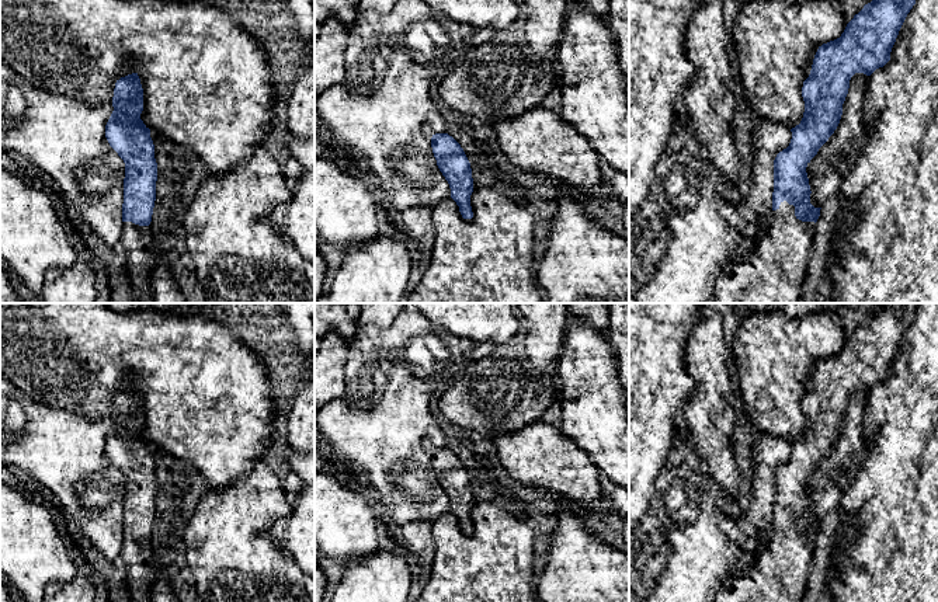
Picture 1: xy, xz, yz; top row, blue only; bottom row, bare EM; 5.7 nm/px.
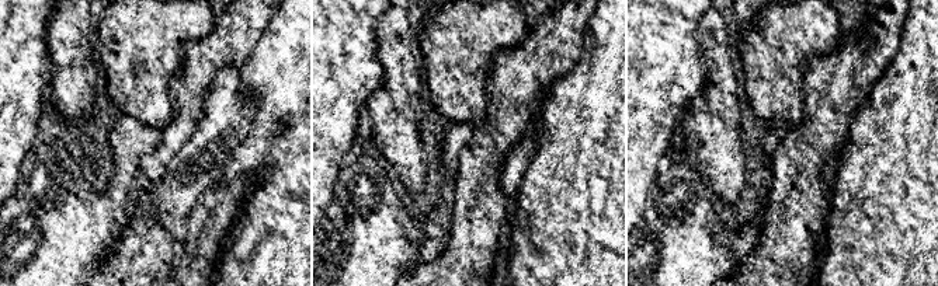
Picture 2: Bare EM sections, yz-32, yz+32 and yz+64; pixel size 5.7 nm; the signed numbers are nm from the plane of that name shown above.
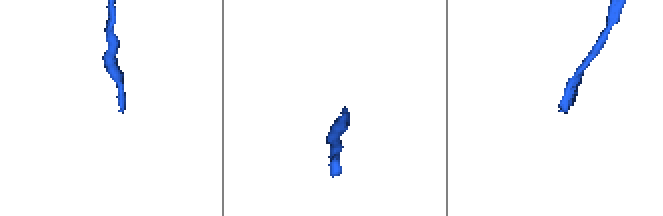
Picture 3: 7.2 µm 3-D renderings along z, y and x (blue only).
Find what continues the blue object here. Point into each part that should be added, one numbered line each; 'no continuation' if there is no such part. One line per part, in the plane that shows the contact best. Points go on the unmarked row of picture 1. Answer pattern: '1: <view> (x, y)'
1: yz (780, 574)

